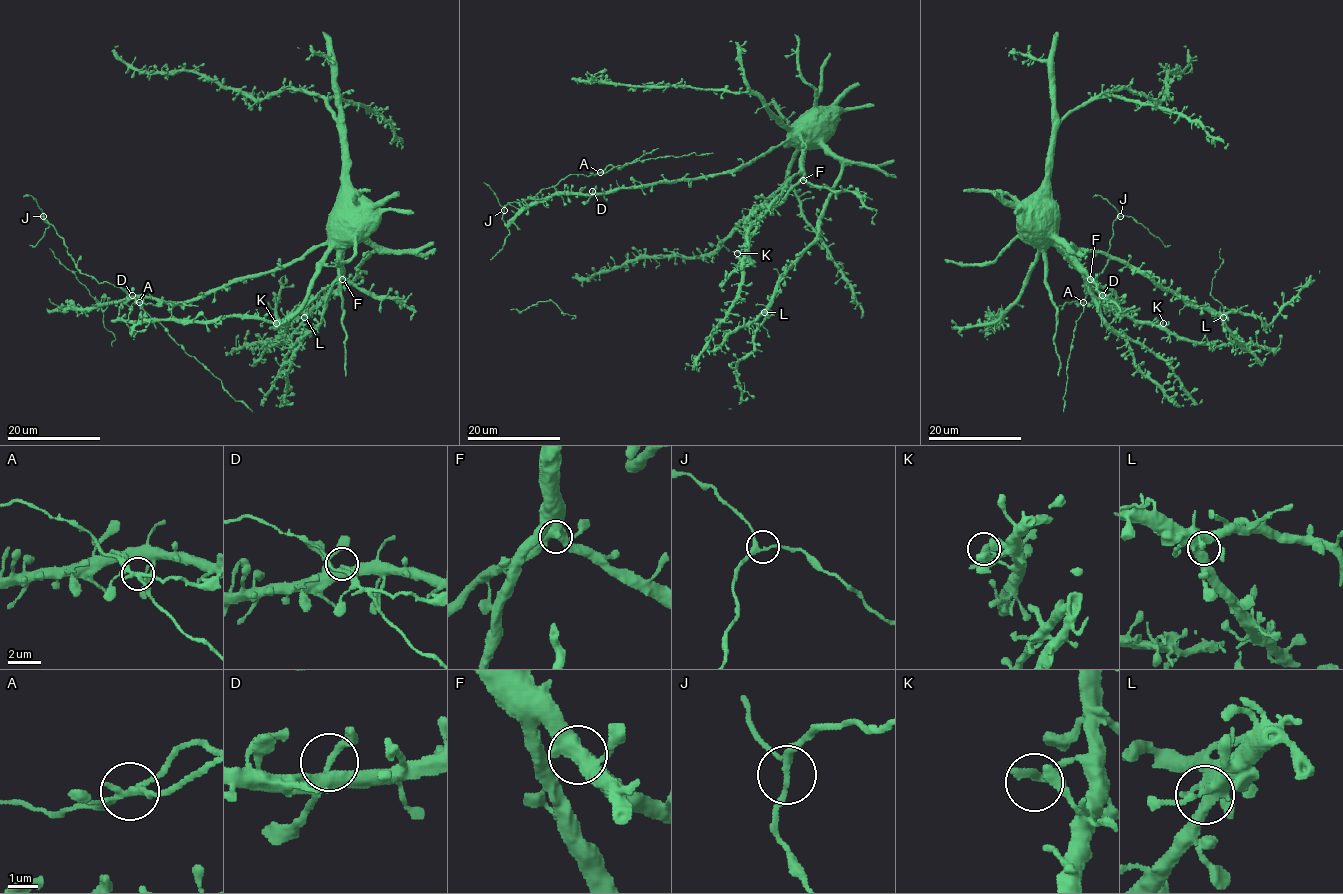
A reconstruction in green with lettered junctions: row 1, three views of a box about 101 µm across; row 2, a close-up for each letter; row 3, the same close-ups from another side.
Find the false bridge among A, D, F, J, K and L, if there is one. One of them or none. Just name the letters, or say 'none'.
A

